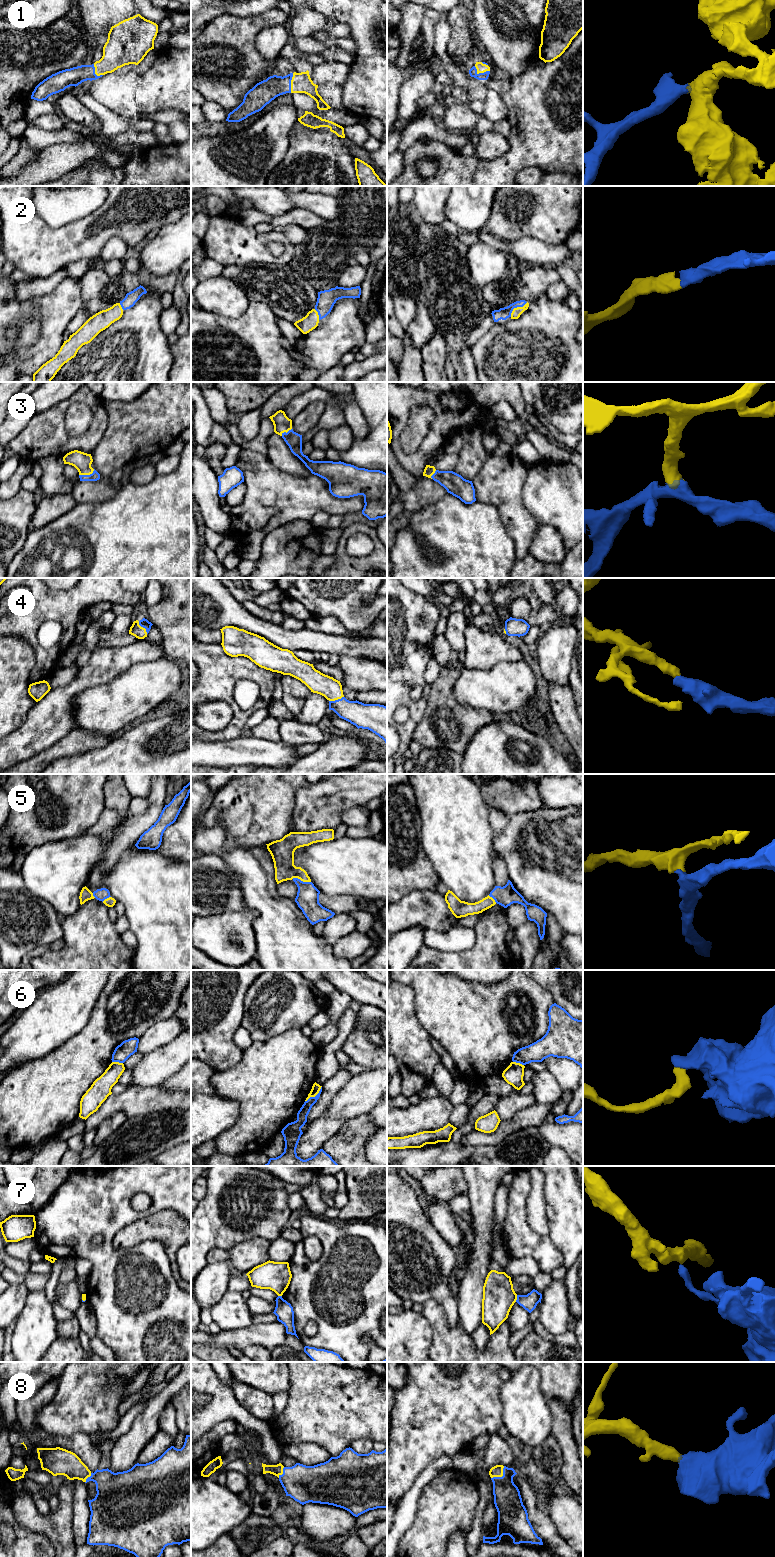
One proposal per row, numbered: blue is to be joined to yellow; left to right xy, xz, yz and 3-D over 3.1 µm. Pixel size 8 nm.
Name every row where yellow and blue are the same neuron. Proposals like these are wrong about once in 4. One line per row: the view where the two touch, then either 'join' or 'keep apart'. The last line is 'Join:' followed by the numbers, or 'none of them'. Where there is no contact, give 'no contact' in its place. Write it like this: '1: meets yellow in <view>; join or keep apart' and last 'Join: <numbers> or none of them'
1: meets yellow in yz; join
2: meets yellow in yz; join
3: meets yellow in xy; join
4: meets yellow in xy; join
5: meets yellow in xz; join
6: meets yellow in xz; keep apart
7: meets yellow in yz; keep apart
8: meets yellow in yz; join
Join: 1, 2, 3, 4, 5, 8

